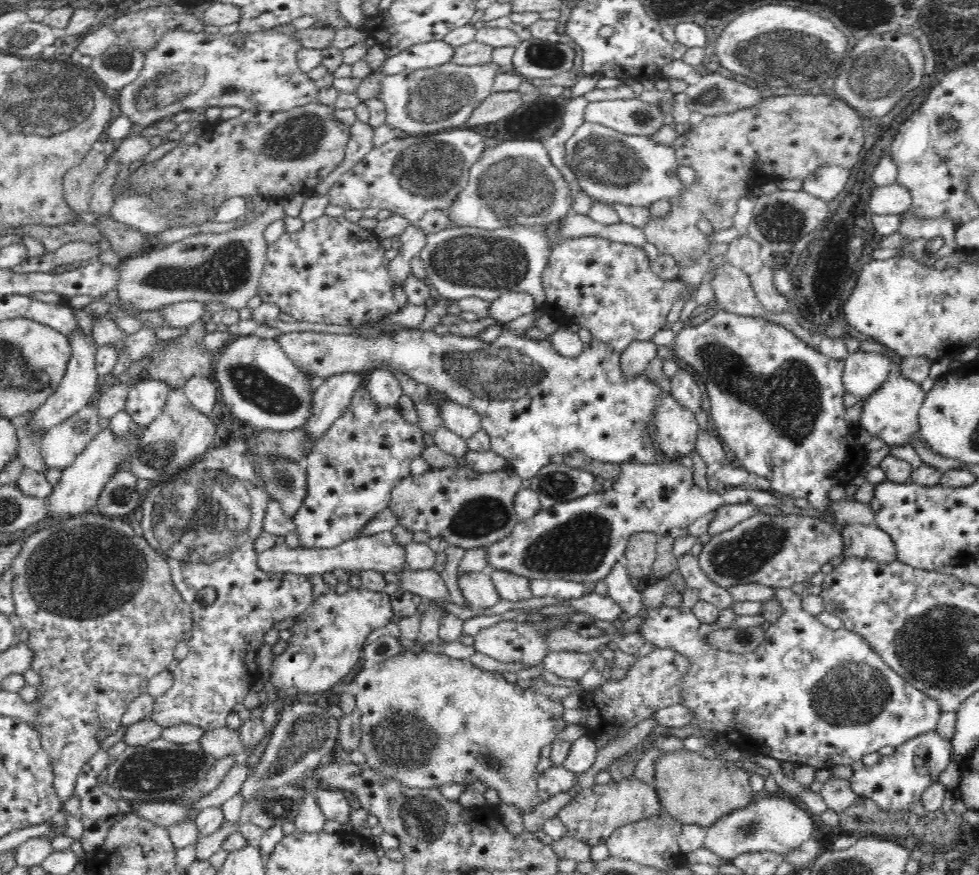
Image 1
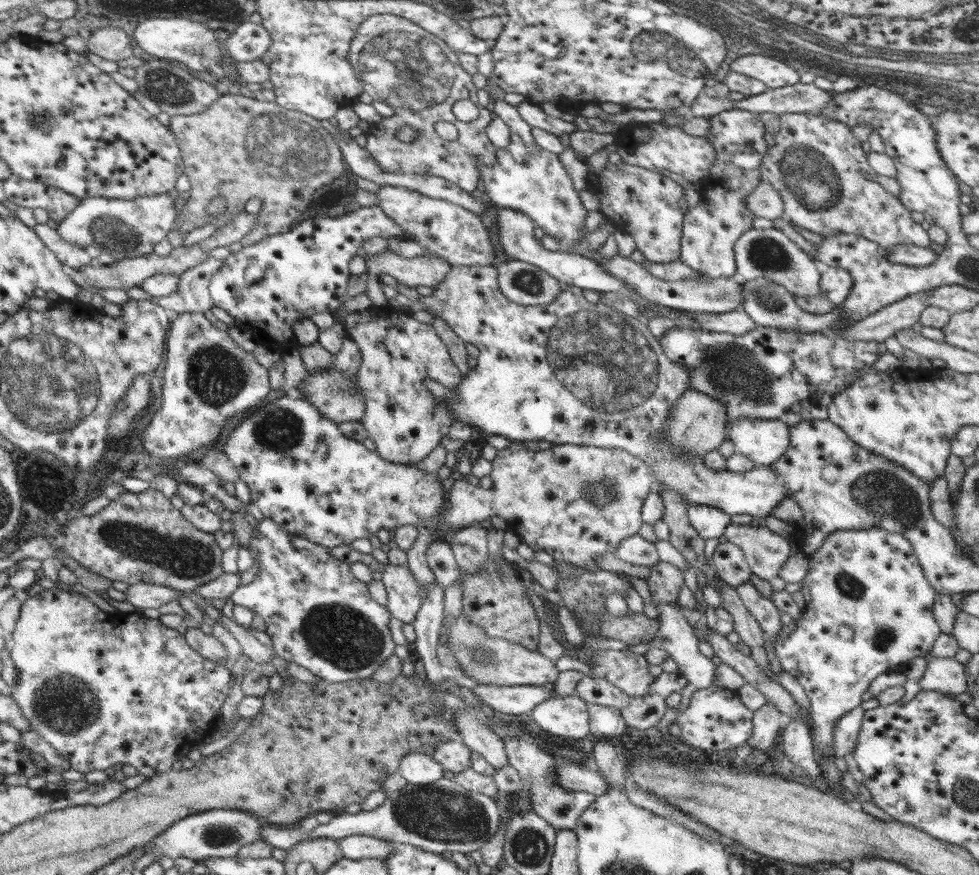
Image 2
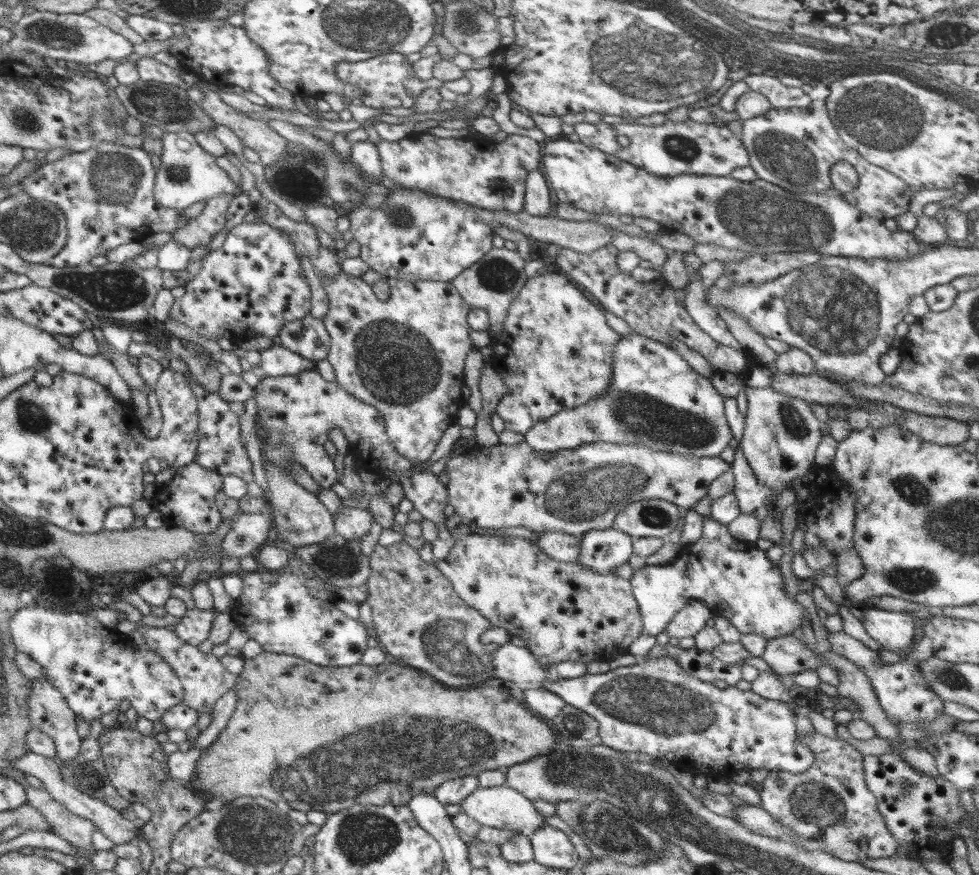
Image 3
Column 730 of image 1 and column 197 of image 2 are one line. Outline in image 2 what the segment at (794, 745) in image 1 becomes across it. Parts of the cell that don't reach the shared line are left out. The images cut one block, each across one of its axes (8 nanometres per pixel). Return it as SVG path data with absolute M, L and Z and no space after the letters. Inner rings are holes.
M60 587L44 589L34 597L29 597L21 603L21 611L12 634L12 643L9 645L12 662L17 671L17 685L12 688L11 697L17 702L24 718L32 725L32 731L40 734L69 766L83 774L95 770L111 772L115 764L130 764L146 778L156 774L171 772L172 764L178 758L178 751L182 747L191 748L200 744L205 737L212 735L216 729L215 722L218 712L222 709L224 700L230 693L231 672L221 663L212 662L198 654L185 641L184 633L169 628L160 622L160 619L146 617L142 612L110 614L94 605L88 597L78 593L68 593Z

